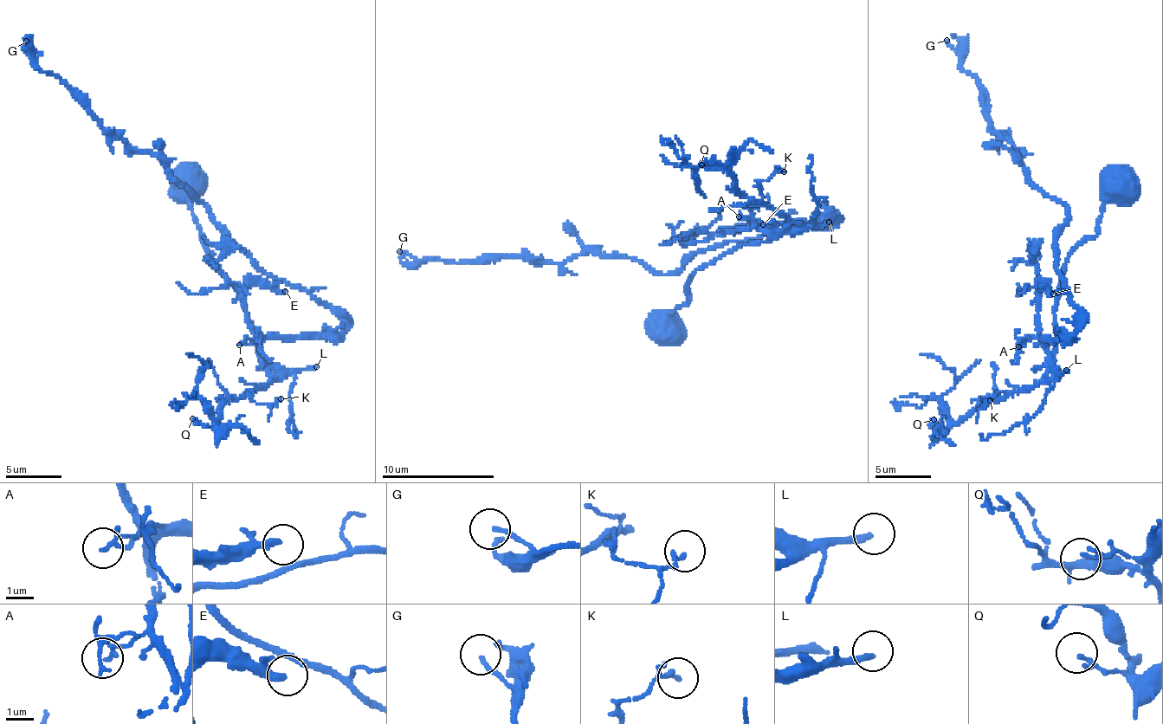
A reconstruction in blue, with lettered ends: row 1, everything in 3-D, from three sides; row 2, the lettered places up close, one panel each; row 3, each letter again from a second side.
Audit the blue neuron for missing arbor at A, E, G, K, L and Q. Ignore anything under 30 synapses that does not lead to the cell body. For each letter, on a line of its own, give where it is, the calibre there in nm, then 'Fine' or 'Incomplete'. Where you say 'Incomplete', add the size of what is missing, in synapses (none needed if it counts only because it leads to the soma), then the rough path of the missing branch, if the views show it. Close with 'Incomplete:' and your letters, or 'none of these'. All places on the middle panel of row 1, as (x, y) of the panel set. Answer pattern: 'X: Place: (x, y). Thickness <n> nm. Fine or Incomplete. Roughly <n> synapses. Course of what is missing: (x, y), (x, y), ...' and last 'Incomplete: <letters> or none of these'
A: Place: (739, 216). Thickness 100 nm. Fine
E: Place: (763, 224). Thickness 280 nm. Fine
G: Place: (399, 251). Thickness 130 nm. Fine
K: Place: (784, 171). Thickness 150 nm. Fine
L: Place: (829, 222). Thickness 240 nm. Incomplete. Roughly 40 synapses
Q: Place: (701, 164). Thickness 130 nm. Fine
Incomplete: L

